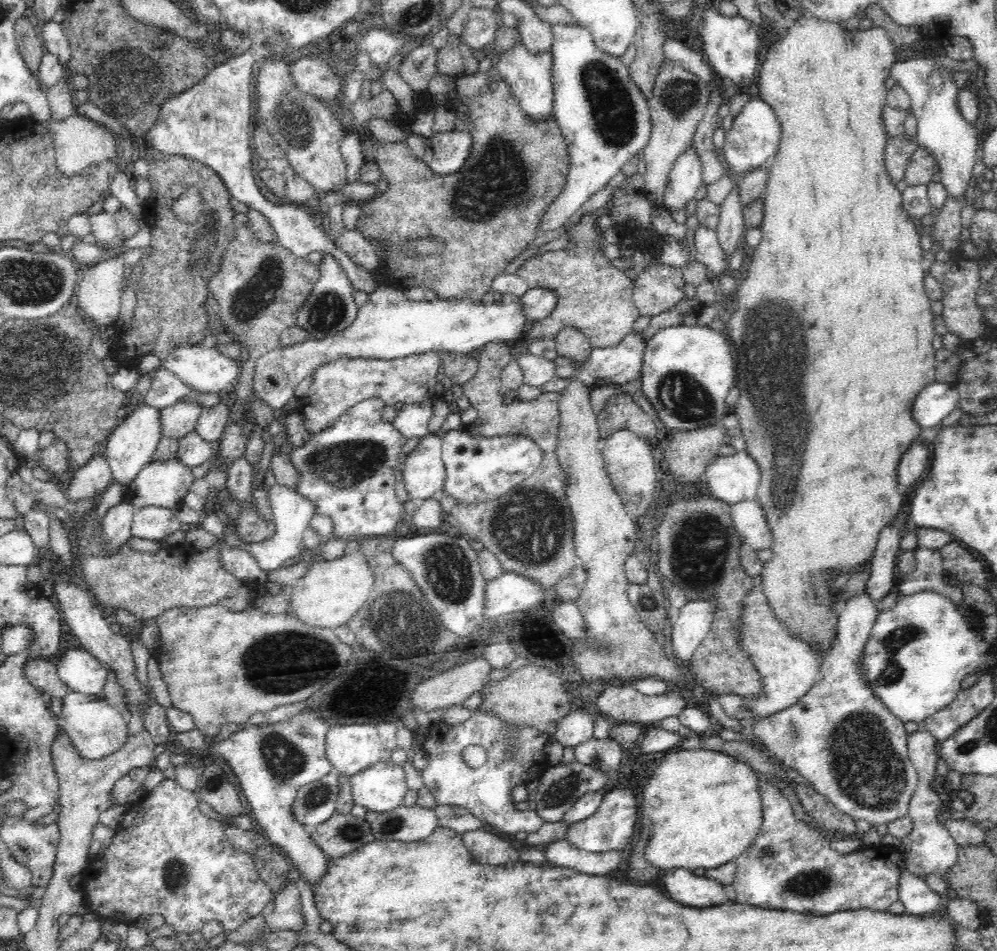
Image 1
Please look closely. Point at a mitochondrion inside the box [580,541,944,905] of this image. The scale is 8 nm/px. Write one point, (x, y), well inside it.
(865, 768)

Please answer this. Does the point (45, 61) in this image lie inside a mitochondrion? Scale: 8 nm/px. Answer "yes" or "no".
no

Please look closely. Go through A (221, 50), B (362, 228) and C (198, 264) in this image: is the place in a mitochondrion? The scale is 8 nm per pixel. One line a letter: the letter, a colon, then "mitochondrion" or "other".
A: other
B: other
C: mitochondrion

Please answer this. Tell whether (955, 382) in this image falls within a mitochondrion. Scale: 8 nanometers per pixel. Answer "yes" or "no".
no

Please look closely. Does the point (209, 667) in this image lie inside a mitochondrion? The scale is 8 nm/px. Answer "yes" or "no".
no

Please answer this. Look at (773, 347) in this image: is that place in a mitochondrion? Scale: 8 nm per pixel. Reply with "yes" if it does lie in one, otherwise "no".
yes

